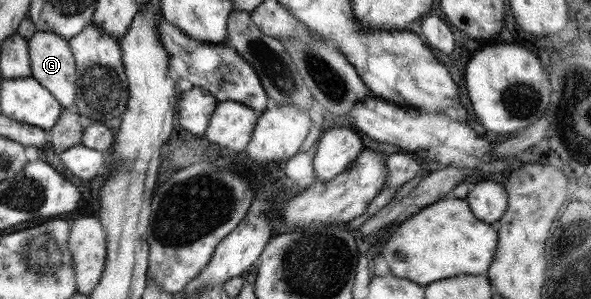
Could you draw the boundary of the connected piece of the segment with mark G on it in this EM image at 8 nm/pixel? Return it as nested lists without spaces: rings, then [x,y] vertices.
[[[35,31],[31,38],[26,39],[29,52],[31,77],[43,88],[47,89],[57,103],[65,109],[72,109],[75,96],[75,58],[69,48],[68,41],[50,32]]]

